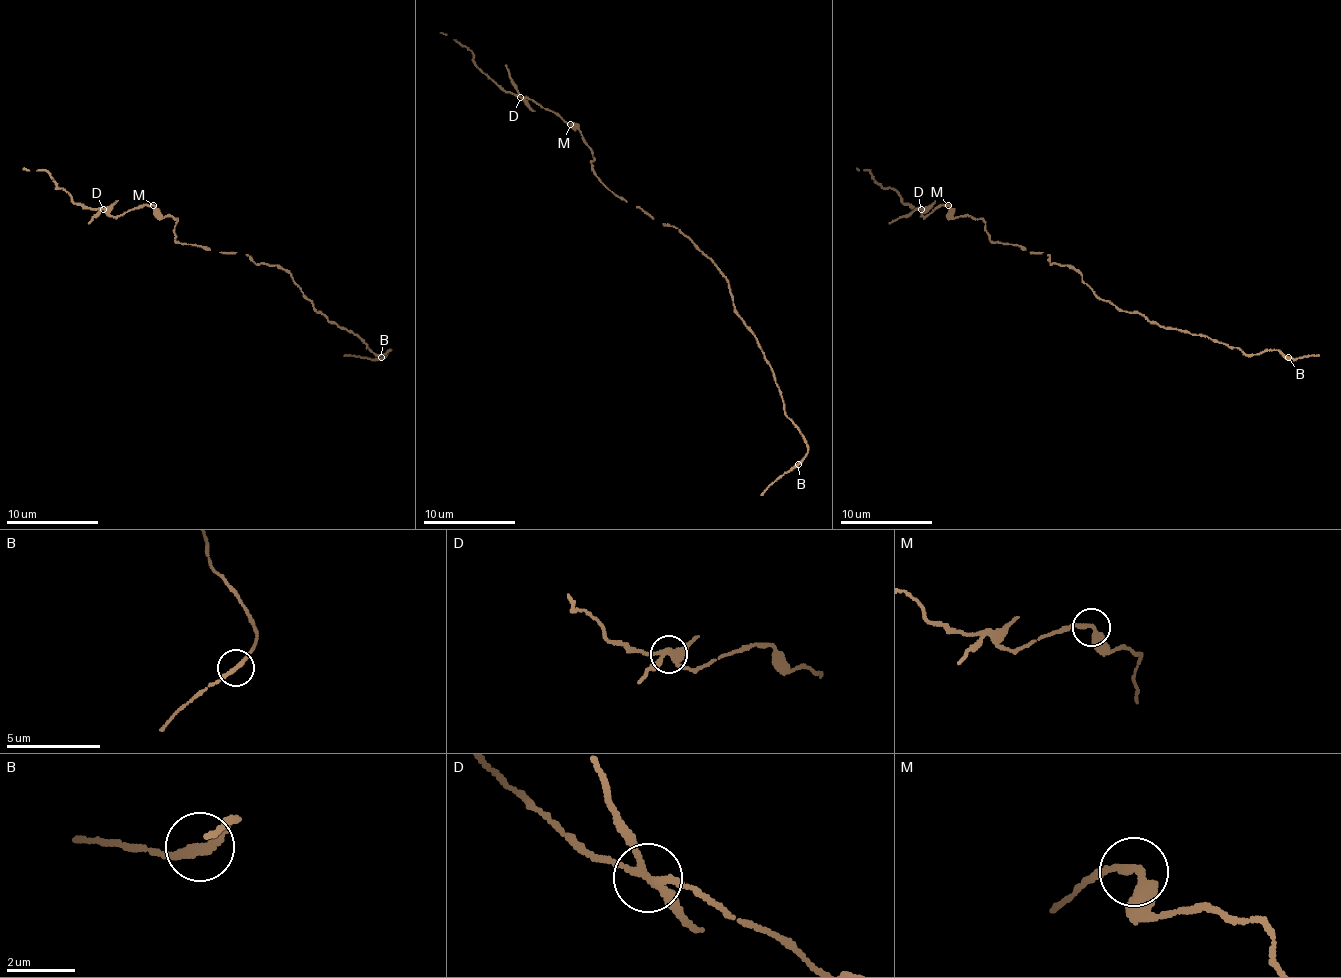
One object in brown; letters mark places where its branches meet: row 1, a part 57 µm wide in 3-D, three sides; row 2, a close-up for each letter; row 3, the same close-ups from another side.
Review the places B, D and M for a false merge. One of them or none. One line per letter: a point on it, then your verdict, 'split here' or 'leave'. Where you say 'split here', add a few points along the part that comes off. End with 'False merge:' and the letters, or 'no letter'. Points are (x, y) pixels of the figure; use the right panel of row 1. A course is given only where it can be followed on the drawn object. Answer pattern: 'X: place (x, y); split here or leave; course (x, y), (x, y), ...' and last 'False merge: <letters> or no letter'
B: place (1288, 357); leave
D: place (921, 209); split here; course (920, 210), (916, 208), (888, 224)
M: place (948, 205); leave
False merge: D

